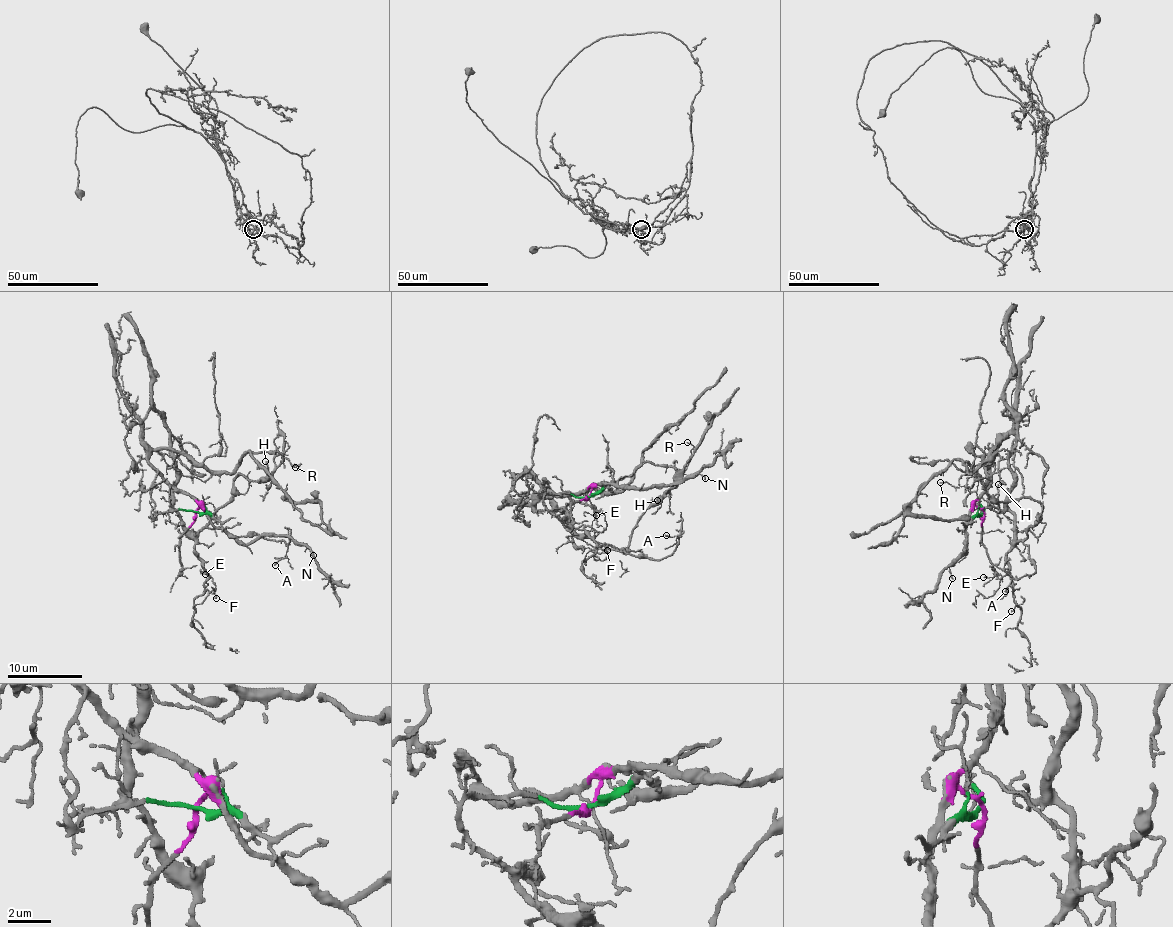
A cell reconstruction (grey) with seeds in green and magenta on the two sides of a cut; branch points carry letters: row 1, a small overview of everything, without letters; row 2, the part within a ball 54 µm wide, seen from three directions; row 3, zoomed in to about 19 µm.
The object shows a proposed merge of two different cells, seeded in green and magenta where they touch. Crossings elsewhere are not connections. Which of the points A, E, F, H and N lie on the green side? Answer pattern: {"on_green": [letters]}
{"on_green": ["A", "E", "F", "H"]}

